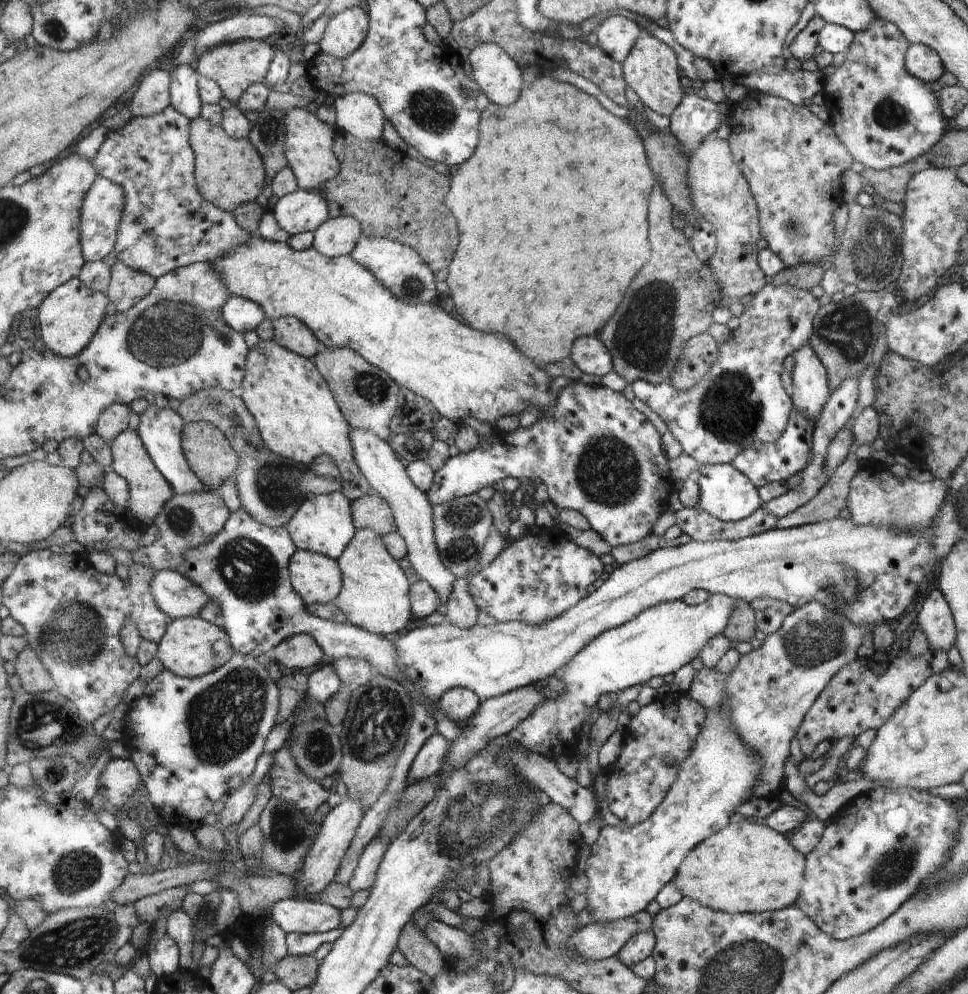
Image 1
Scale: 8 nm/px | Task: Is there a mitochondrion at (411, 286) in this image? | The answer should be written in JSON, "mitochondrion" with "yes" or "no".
{"mitochondrion":"yes"}

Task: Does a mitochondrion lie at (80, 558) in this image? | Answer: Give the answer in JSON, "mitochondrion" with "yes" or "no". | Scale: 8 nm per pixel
{"mitochondrion":"no"}

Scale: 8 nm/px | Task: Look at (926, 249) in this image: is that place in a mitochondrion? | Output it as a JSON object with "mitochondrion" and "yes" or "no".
{"mitochondrion":"yes"}

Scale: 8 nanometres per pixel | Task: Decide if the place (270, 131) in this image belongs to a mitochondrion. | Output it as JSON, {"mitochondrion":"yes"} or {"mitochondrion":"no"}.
{"mitochondrion":"yes"}

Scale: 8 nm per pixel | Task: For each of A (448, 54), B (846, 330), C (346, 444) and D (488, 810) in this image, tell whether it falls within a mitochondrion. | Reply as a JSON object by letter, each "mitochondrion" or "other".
{"A":"other","B":"mitochondrion","C":"other","D":"mitochondrion"}

